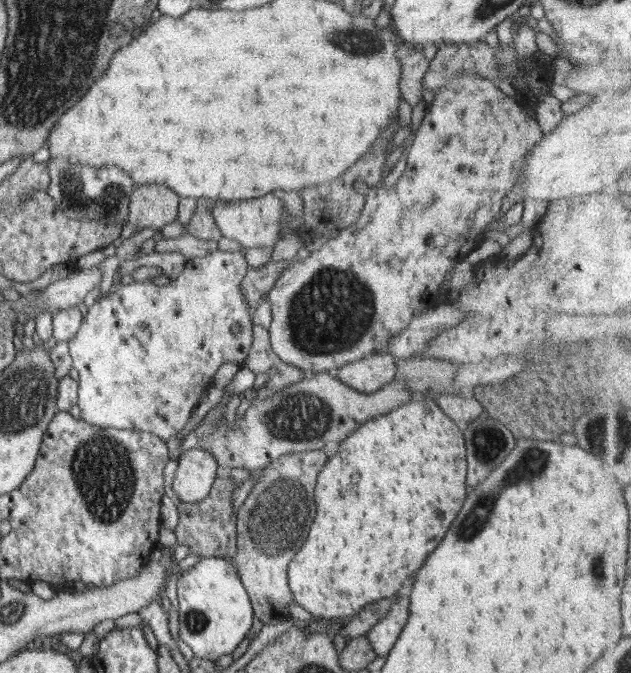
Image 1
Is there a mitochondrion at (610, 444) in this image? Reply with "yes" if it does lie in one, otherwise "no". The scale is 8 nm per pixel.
yes

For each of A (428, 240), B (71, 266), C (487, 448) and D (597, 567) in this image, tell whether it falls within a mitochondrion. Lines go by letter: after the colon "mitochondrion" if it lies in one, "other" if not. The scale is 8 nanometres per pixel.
A: other
B: other
C: mitochondrion
D: mitochondrion

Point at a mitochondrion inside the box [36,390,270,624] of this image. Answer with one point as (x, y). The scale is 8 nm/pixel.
(102, 469)

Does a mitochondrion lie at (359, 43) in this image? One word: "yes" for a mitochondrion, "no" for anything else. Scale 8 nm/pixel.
yes

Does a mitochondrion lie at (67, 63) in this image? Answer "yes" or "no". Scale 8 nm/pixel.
yes

